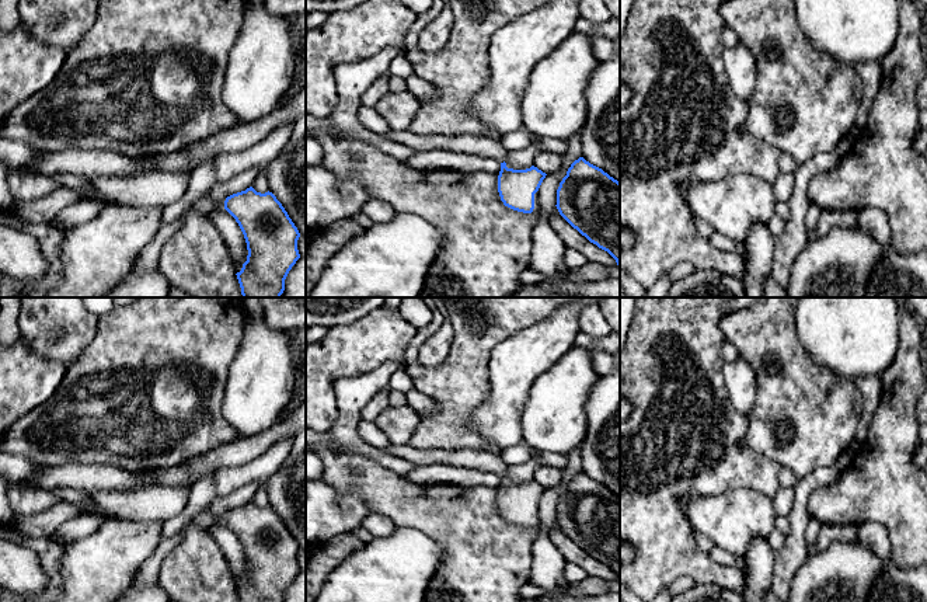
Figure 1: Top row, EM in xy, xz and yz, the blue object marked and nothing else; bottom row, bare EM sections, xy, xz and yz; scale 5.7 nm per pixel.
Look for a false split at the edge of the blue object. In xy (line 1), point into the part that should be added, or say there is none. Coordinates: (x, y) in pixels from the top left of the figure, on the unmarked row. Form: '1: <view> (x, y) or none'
1: none

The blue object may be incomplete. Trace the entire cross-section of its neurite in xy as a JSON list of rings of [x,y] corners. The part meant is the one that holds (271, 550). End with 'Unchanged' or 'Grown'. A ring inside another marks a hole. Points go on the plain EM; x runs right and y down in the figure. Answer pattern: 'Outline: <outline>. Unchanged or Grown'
Outline: [[[250,501],[227,511],[224,523],[238,537],[248,564],[247,575],[241,585],[236,588],[240,602],[285,602],[289,585],[300,573],[297,564],[300,547],[282,518],[272,507],[261,508]]]. Unchanged

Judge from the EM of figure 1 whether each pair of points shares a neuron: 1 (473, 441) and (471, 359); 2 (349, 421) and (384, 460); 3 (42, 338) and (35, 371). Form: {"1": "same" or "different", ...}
{"1": "same", "2": "same", "3": "different"}

